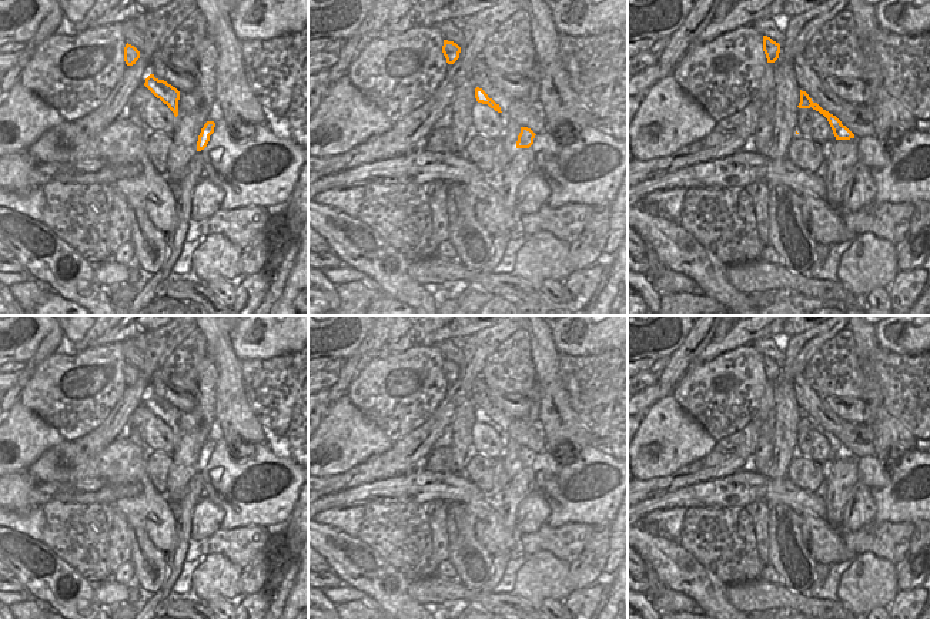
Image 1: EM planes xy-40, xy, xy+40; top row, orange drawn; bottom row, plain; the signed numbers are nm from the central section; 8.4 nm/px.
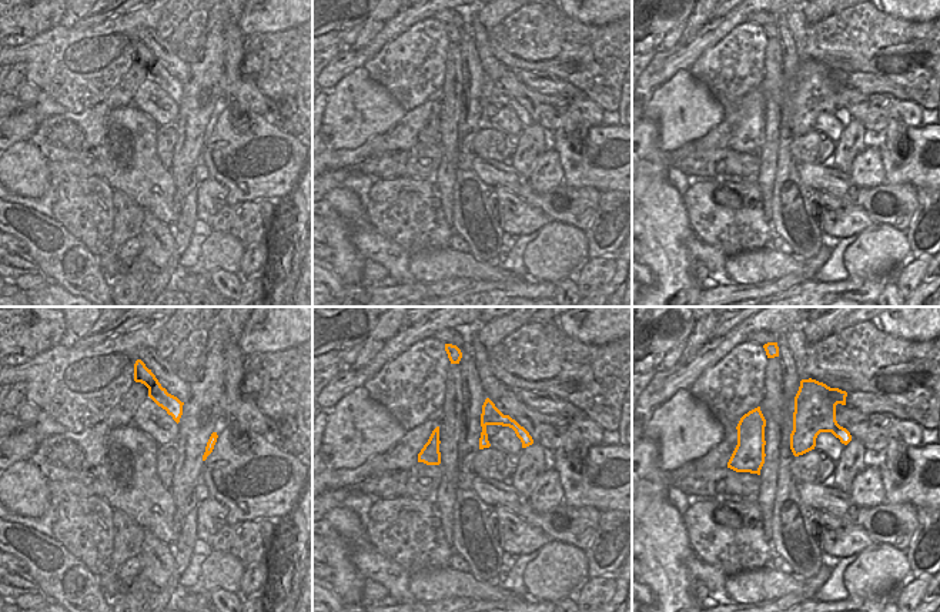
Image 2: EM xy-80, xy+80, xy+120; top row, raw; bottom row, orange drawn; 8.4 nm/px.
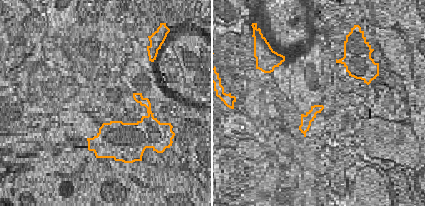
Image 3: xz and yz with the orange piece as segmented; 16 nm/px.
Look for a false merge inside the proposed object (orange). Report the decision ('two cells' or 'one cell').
two cells

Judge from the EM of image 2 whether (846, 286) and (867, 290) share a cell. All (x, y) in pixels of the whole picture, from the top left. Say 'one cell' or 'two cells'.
one cell

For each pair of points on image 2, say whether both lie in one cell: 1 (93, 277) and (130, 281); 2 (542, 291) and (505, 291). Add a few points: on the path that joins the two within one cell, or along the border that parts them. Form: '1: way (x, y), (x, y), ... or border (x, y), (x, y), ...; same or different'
1: border (110, 281), (111, 291); different
2: way (534, 291), (514, 291); same

